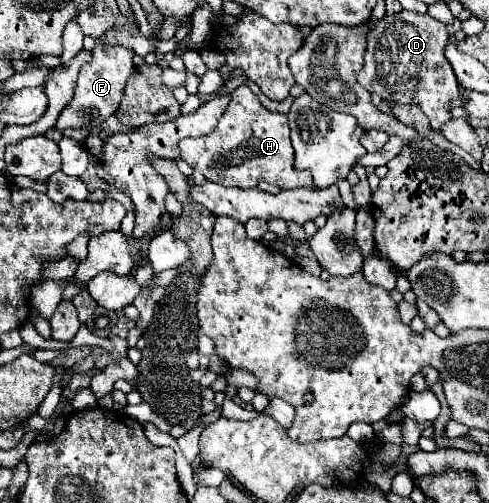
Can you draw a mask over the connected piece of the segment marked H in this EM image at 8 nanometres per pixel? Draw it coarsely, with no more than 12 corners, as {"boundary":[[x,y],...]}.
{"boundary":[[246,85],[180,157],[226,187],[314,187],[288,115]]}

